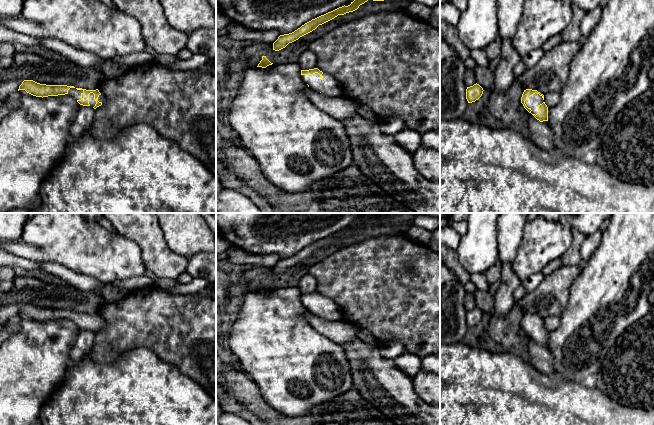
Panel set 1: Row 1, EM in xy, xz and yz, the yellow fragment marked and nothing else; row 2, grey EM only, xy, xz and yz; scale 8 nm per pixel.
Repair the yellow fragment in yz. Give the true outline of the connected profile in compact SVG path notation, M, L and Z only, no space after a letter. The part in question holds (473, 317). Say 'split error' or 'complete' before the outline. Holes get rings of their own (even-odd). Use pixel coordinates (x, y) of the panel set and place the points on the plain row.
complete; M474 308L473 310L467 311L466 313L466 323L468 327L475 326L483 318L483 312L479 308Z

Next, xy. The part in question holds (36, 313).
split error; M24 304L19 310L19 314L25 314L27 317L36 321L48 321L69 318L73 320L80 329L91 330L94 333L101 330L105 325L103 318L96 314L86 314L67 309L46 309L33 304Z

